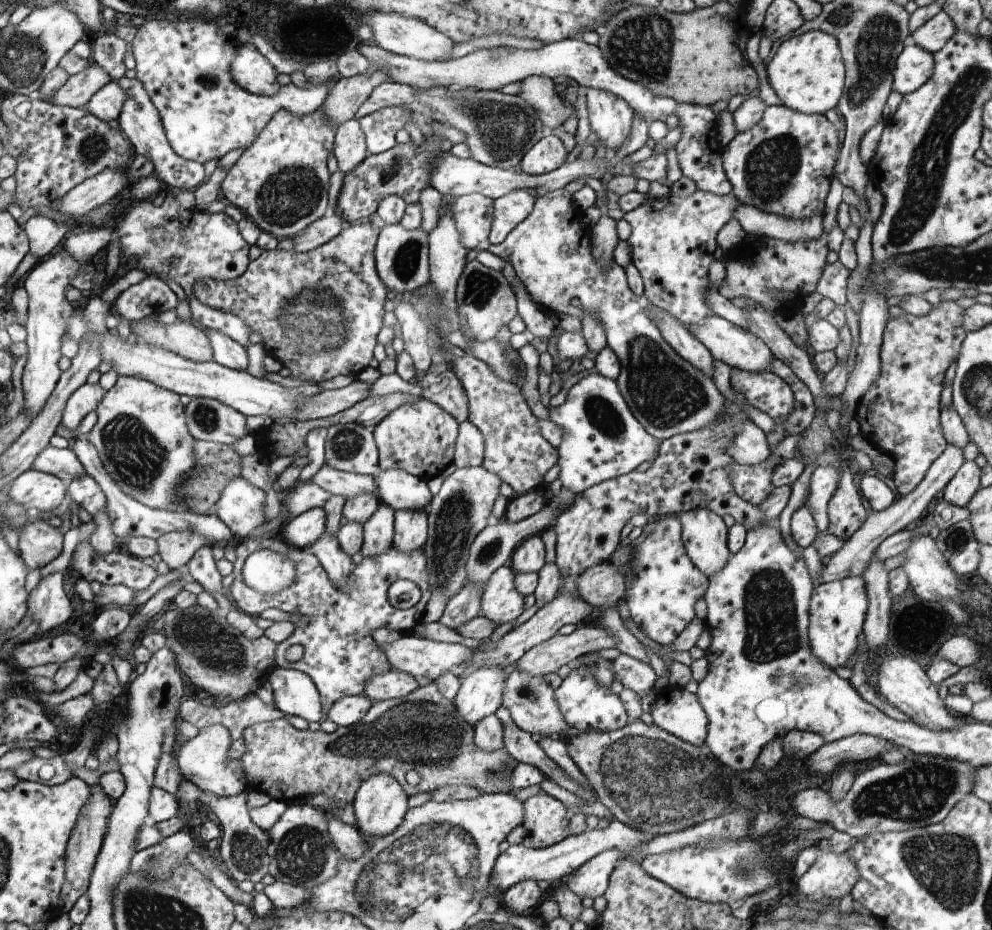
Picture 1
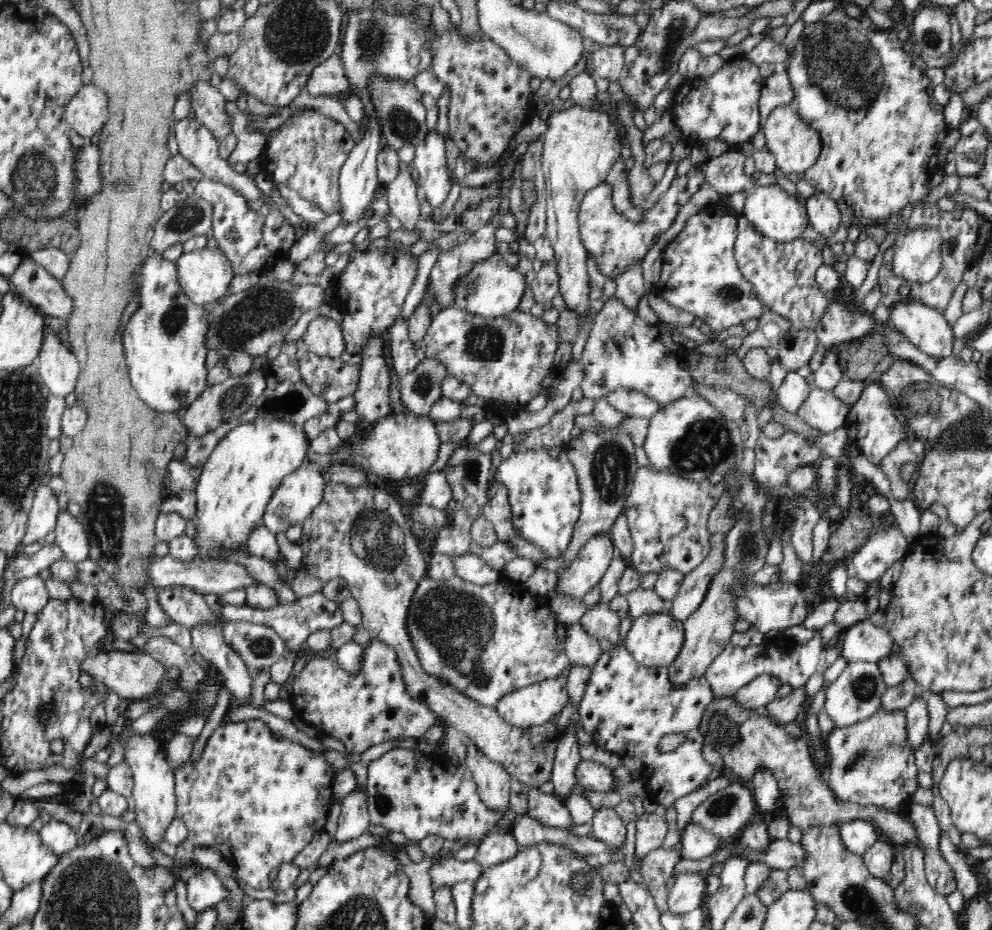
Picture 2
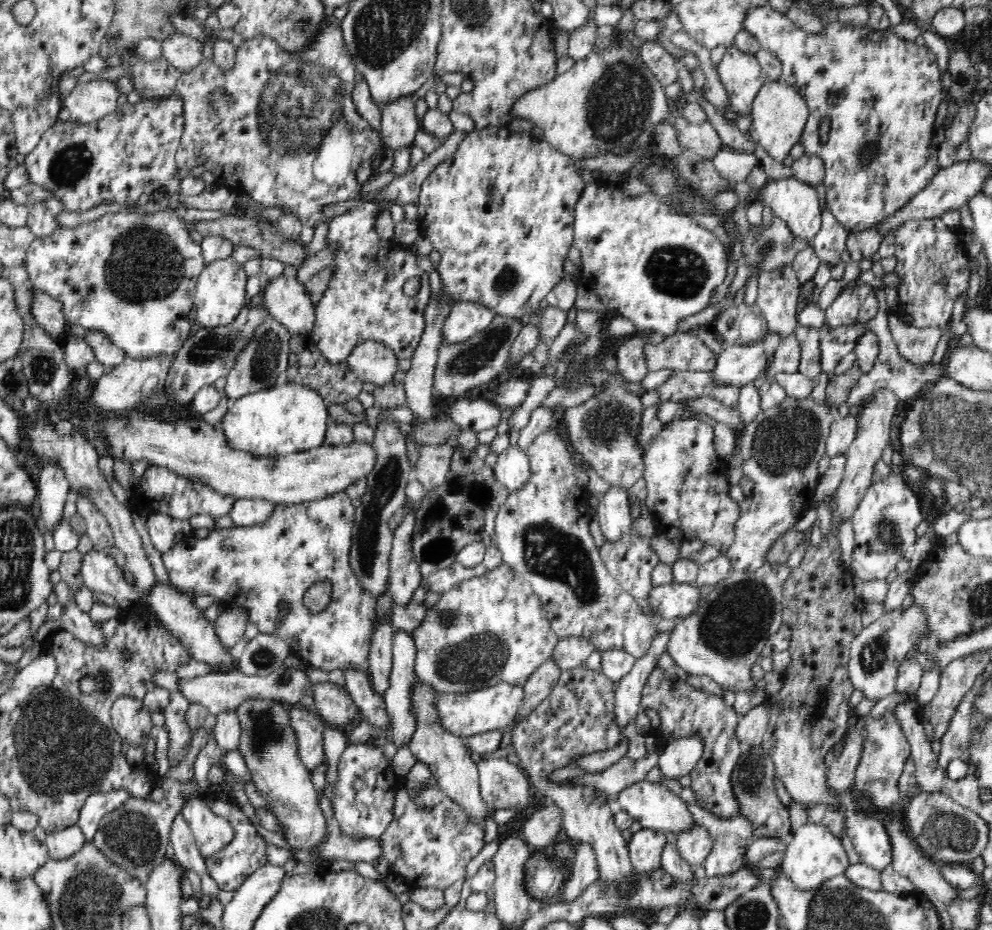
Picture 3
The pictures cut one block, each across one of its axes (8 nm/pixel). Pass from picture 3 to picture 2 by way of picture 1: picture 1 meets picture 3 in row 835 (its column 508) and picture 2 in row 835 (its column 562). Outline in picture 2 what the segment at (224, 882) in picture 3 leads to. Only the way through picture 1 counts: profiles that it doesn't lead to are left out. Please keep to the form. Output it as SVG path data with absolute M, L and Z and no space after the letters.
M262 720L240 721L219 727L207 741L196 766L190 762L174 769L177 818L186 826L194 846L218 850L234 867L235 876L256 890L271 888L270 872L294 856L314 836L325 831L328 812L333 804L332 778L335 772L327 758L307 750L288 738L273 738L273 732Z

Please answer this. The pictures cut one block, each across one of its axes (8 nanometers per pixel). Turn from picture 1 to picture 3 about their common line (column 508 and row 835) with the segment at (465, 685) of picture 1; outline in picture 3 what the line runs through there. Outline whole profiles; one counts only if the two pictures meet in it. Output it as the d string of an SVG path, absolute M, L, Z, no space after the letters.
M644 779L634 783L617 794L616 802L617 809L626 811L643 828L661 831L668 834L670 838L674 835L692 831L697 826L693 813L689 811L688 803L661 782L651 783Z

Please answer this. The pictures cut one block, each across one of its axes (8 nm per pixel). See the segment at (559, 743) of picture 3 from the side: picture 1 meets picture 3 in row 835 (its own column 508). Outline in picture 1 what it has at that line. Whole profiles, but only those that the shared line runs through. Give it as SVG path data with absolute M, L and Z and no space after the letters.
M510 564L502 566L493 573L481 602L483 617L502 625L516 620L525 610L525 596L517 590L516 572Z

